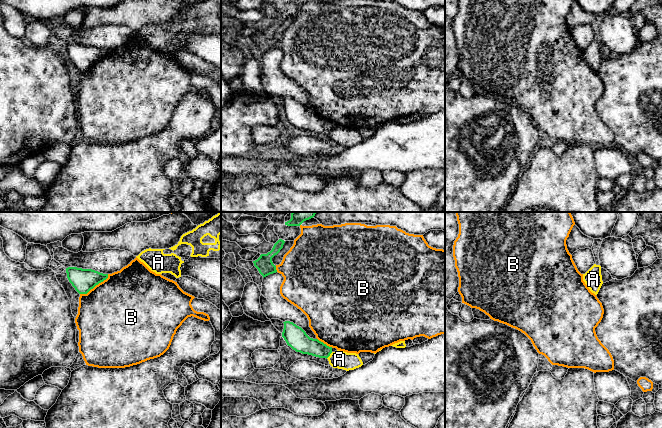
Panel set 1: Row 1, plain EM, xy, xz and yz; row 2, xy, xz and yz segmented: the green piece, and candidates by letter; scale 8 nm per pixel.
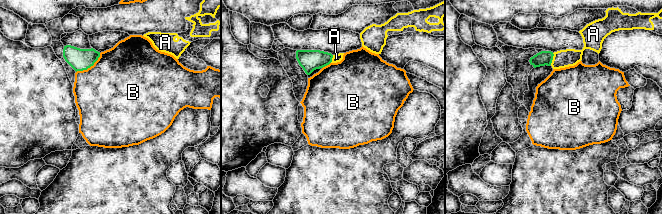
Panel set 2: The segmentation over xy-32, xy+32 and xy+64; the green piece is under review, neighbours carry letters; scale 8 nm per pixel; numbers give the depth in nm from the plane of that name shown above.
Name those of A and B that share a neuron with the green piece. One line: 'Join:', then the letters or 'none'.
Join: none

